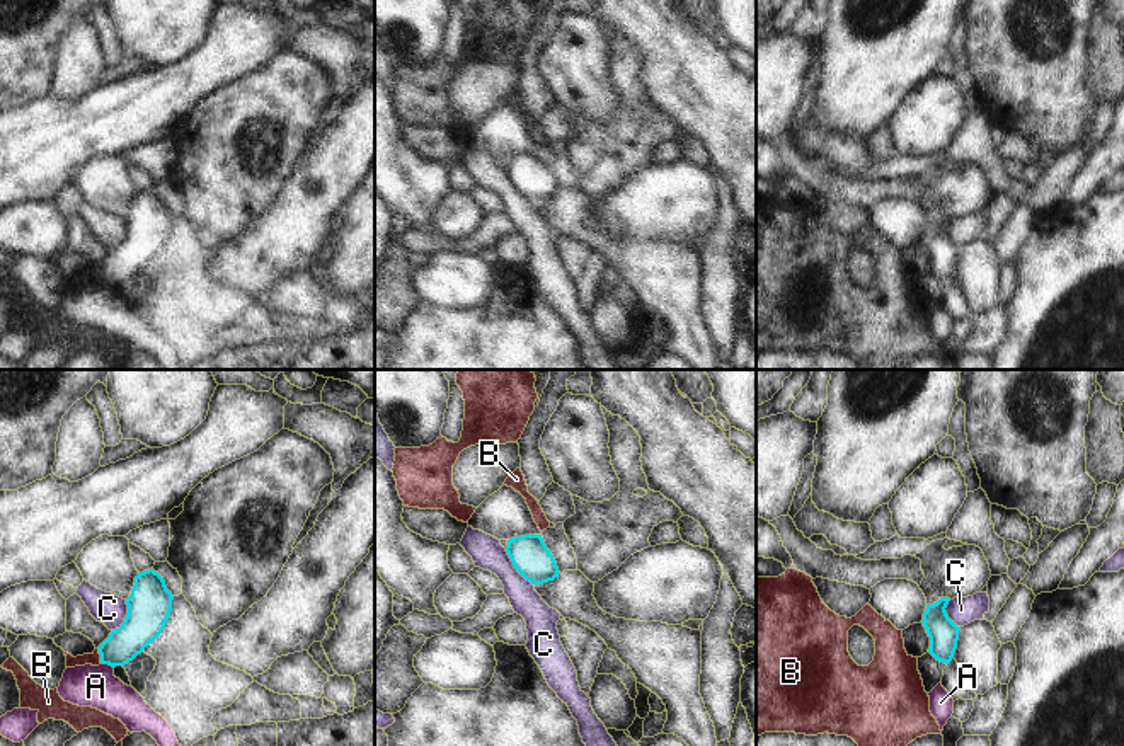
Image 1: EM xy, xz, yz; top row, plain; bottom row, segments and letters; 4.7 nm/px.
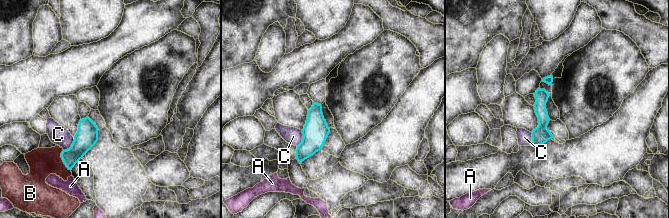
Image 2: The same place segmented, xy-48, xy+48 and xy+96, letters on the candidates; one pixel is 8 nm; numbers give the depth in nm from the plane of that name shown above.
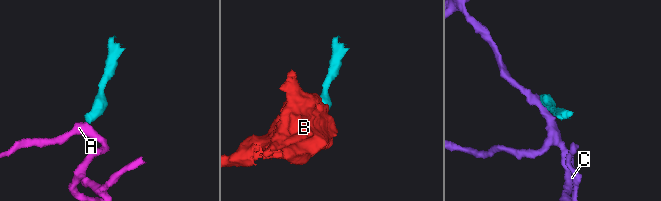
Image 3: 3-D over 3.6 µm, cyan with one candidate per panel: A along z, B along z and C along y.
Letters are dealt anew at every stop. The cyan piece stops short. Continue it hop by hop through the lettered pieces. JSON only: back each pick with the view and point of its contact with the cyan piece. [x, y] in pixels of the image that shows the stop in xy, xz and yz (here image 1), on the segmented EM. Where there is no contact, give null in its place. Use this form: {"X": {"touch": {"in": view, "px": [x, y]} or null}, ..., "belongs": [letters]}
{"belongs": []}

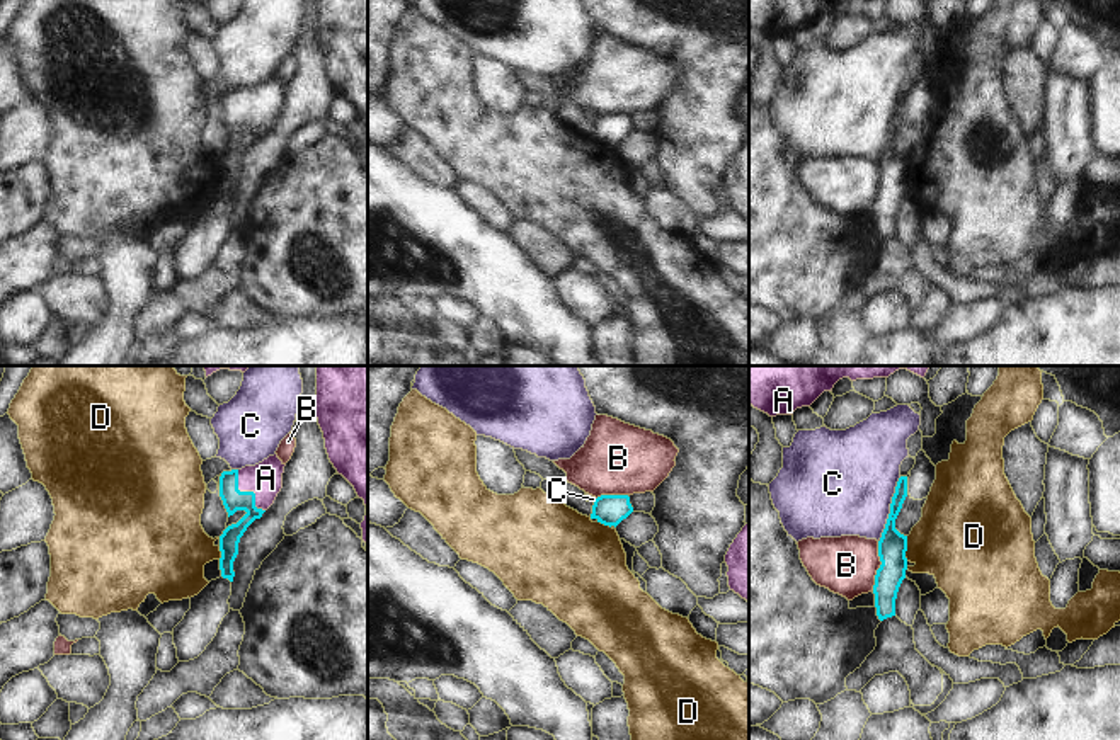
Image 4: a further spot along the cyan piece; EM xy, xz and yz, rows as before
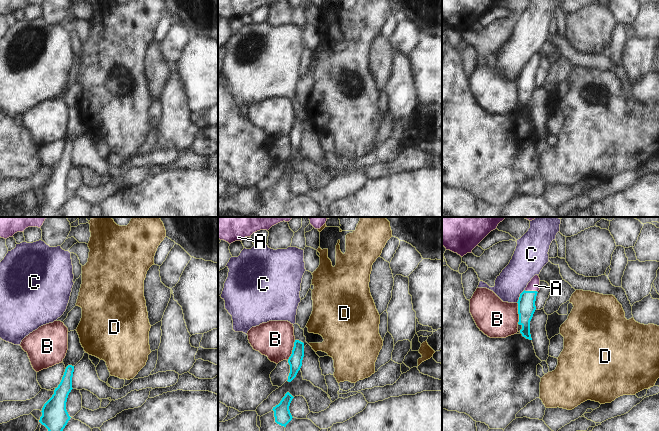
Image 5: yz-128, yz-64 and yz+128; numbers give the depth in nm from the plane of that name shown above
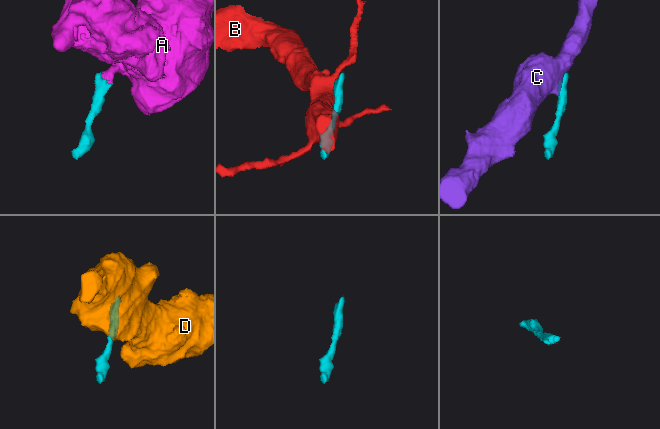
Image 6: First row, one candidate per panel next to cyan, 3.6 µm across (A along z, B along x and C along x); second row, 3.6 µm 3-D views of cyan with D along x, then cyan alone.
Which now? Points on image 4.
{"A": {"touch": {"in": "xy", "px": [247, 492]}}, "belongs": ["A"]}

